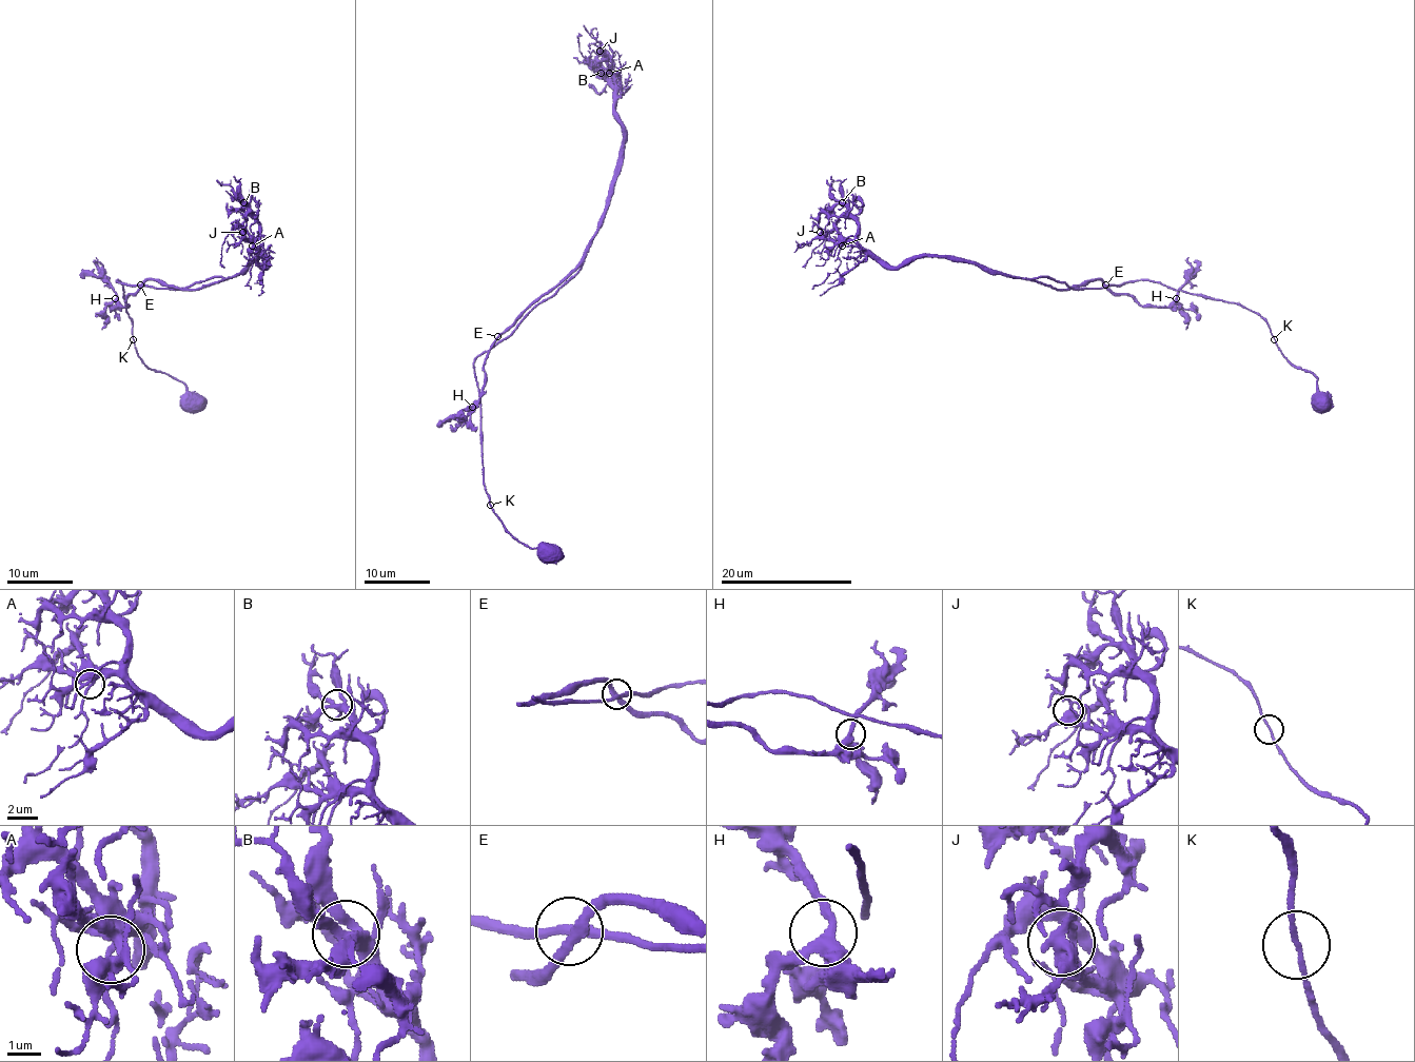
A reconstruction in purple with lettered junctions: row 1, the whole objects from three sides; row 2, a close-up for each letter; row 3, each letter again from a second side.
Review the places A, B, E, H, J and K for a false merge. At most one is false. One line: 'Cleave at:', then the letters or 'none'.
Cleave at: none

